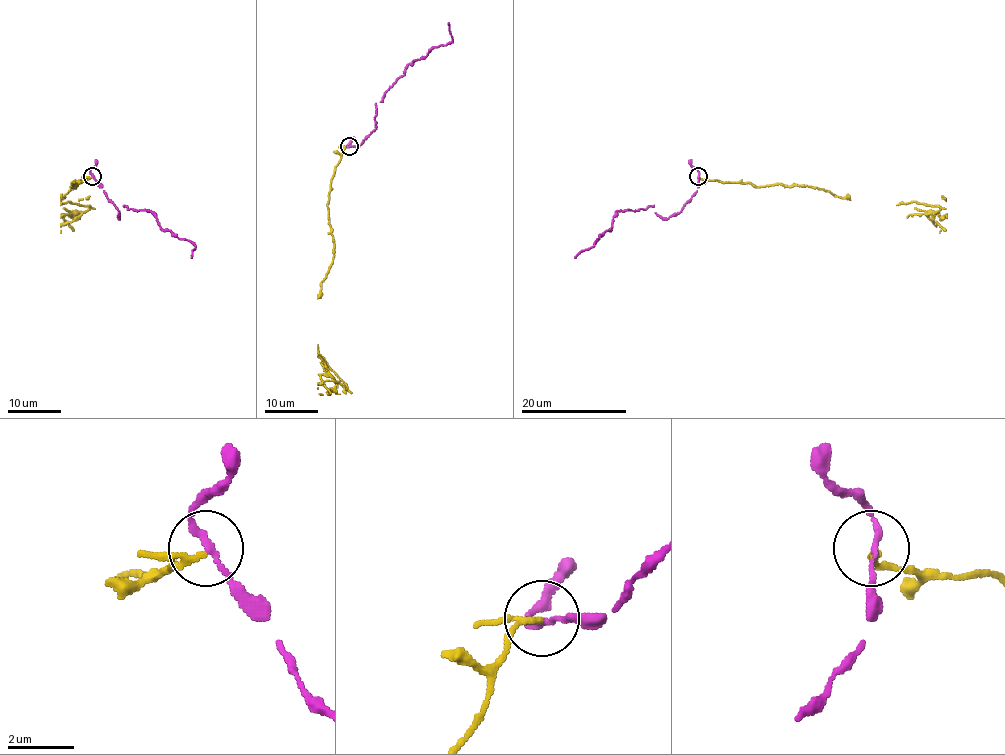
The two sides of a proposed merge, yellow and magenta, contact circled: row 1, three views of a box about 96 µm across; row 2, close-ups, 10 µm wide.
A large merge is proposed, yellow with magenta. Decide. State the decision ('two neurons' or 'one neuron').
two neurons

